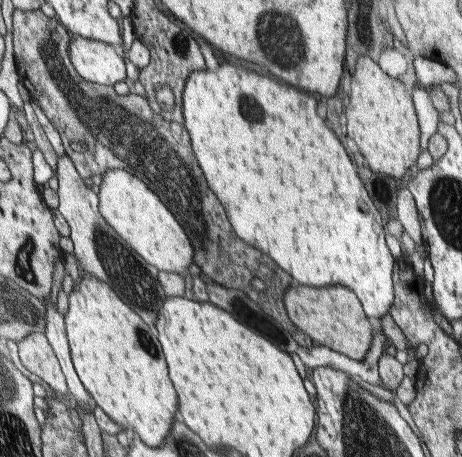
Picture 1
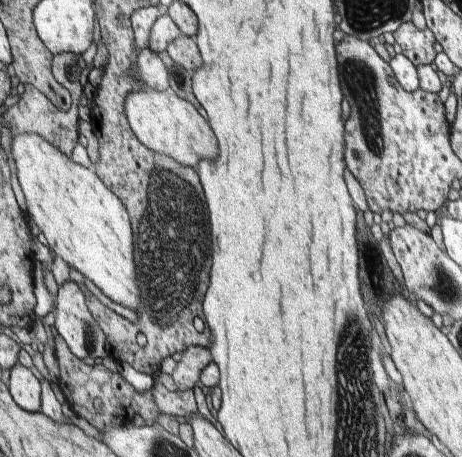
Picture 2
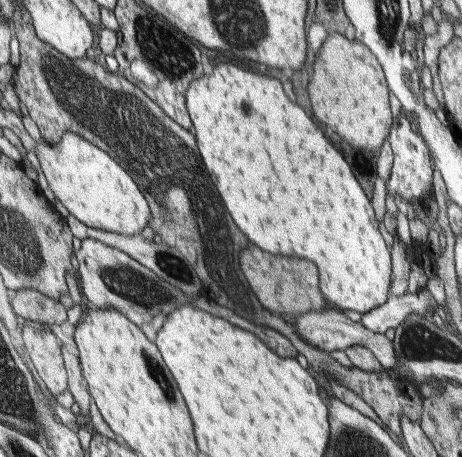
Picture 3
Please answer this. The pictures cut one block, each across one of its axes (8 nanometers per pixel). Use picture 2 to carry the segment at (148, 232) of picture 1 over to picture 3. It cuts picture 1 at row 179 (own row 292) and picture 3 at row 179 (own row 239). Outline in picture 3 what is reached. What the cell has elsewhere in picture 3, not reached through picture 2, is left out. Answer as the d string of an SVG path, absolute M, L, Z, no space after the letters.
M65 132L59 142L35 142L35 148L29 152L31 162L37 166L37 172L45 176L49 190L53 196L65 206L65 210L75 216L81 224L95 228L95 230L111 230L117 234L139 234L143 226L151 226L149 204L133 178L115 162L111 160L109 152L103 152L93 142L85 140L75 132Z

